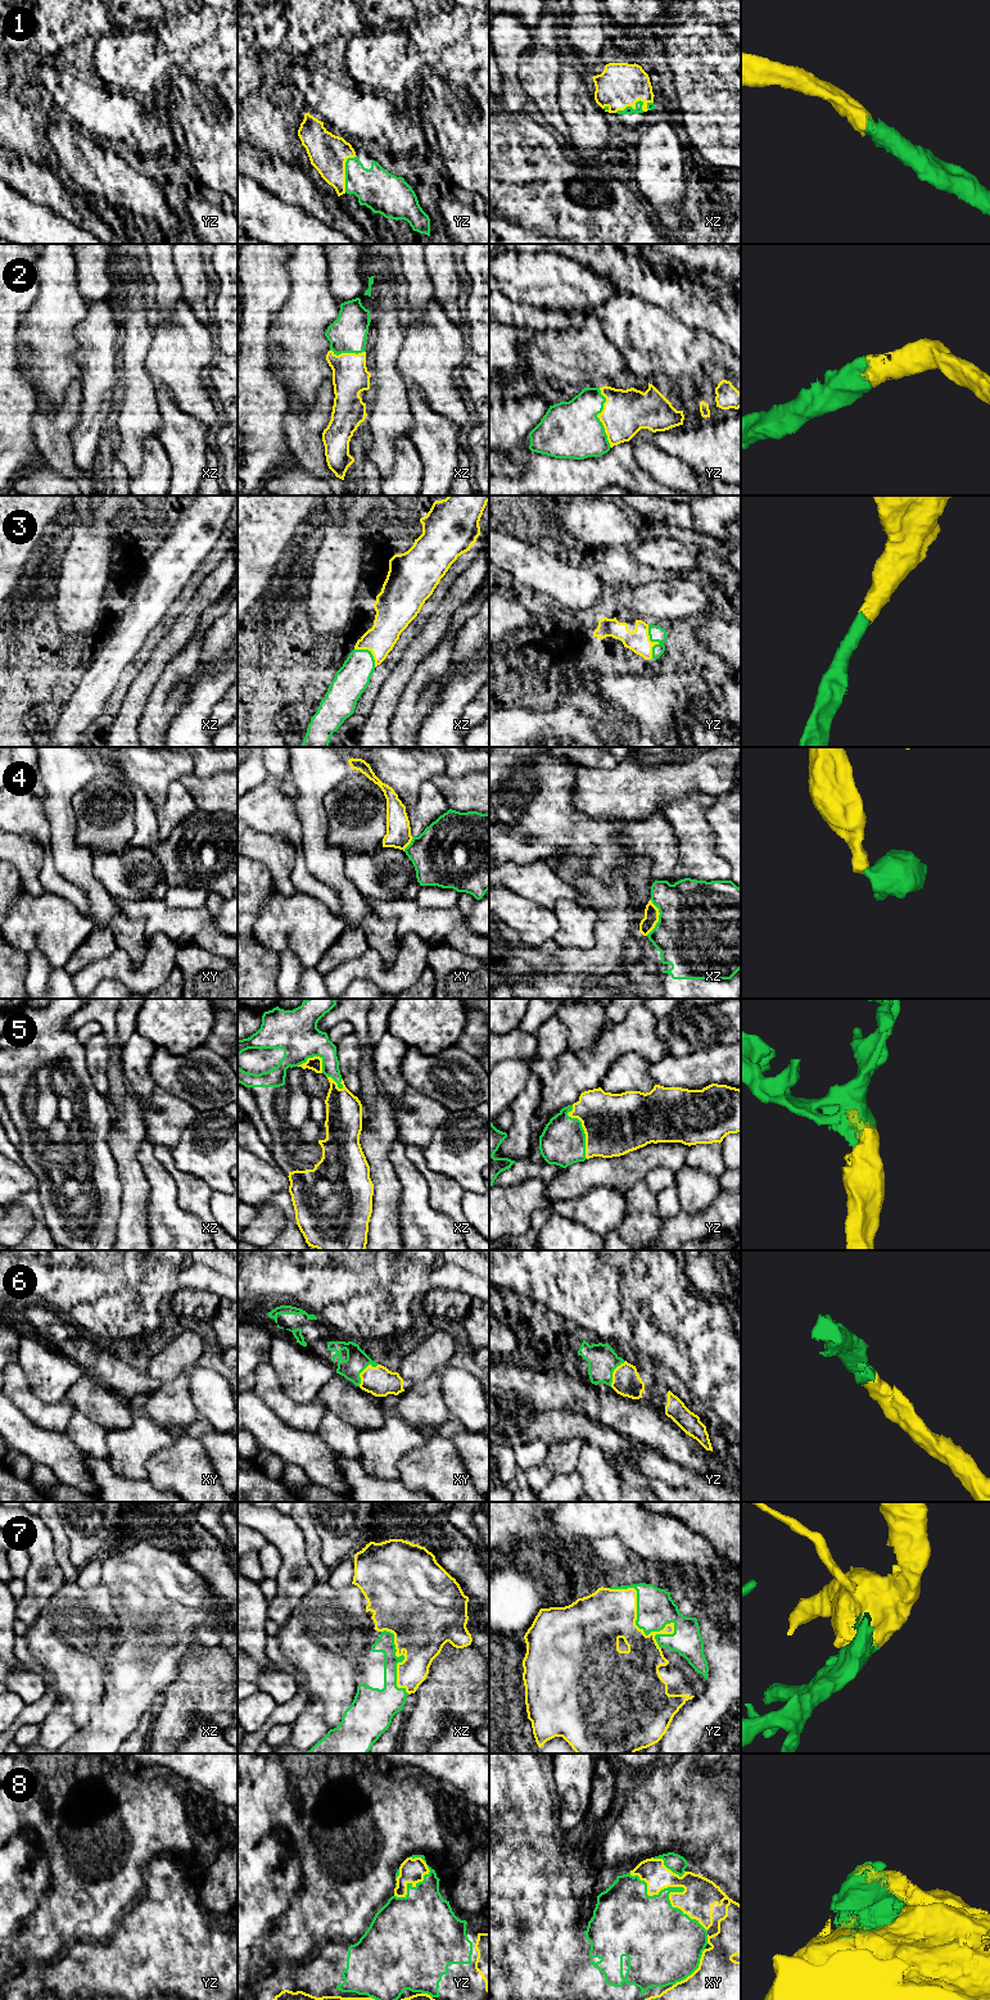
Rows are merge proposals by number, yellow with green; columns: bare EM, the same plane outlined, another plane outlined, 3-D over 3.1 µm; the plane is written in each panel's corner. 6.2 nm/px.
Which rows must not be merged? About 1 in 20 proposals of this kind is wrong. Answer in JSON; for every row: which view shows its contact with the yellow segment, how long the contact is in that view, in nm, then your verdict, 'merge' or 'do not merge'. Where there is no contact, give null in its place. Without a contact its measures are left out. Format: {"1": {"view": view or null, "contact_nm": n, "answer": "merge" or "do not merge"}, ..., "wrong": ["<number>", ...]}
{"1": {"view": "yz", "contact_nm": 240, "answer": "merge"}, "2": {"view": "yz", "contact_nm": 380, "answer": "merge"}, "3": {"view": "yz", "contact_nm": 220, "answer": "merge"}, "4": {"view": "xz", "contact_nm": 220, "answer": "merge"}, "5": {"view": "yz", "contact_nm": 340, "answer": "merge"}, "6": {"view": "xy", "contact_nm": 190, "answer": "merge"}, "7": {"view": "yz", "contact_nm": 500, "answer": "merge"}, "8": {"view": "xy", "contact_nm": 600, "answer": "merge"}, "wrong": []}

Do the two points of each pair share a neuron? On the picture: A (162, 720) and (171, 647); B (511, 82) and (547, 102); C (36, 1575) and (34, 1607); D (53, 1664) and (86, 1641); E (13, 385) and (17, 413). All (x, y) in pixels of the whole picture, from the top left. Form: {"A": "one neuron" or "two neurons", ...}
{"A": "two neurons", "B": "two neurons", "C": "one neuron", "D": "one neuron", "E": "one neuron"}

